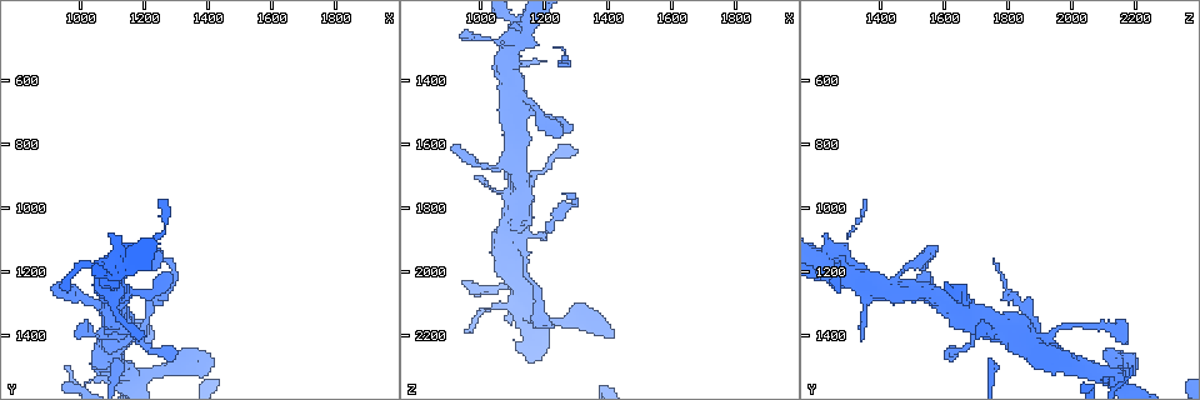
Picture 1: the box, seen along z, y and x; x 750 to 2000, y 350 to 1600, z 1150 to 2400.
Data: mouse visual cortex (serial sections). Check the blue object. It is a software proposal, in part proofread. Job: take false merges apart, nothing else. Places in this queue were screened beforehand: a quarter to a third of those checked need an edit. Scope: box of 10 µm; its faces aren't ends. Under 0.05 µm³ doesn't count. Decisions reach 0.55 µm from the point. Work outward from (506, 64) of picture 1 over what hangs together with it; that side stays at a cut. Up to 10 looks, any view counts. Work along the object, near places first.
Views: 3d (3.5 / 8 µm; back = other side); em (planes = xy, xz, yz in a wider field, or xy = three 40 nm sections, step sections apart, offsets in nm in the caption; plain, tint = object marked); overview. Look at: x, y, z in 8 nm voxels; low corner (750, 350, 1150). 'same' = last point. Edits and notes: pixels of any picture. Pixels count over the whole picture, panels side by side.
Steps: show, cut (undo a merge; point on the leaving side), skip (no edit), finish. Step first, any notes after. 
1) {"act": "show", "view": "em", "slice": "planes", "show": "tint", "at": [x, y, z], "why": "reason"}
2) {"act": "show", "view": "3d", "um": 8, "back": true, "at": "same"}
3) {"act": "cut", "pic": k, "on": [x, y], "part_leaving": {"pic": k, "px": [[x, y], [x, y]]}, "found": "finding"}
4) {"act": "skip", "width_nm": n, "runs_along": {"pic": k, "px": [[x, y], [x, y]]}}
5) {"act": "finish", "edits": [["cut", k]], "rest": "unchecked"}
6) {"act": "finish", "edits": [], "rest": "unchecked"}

{"act": "show", "view": "3d", "um": 8, "at": [1140, 1150, 1280], "why": "three-way junction"}

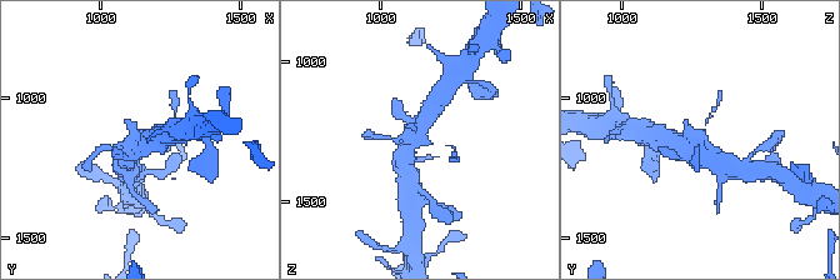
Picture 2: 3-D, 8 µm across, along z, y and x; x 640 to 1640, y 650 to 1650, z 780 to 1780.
{"act": "show", "view": "3d", "um": 3.5, "at": "same"}

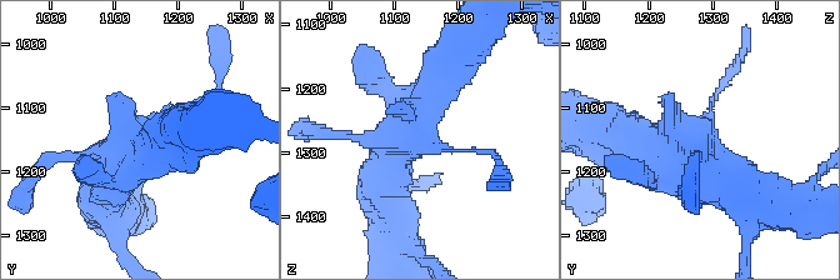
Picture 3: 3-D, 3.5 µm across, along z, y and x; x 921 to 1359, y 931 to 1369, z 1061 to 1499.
{"act": "skip", "runs_along": {"pic": 3, "px": [[103, 194], [145, 129], [206, 101]]}, "found": "one cell here"}

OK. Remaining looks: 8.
{"act": "show", "view": "3d", "um": 3.5, "at": [1010, 1280, 1680], "why": "a narrow waist"}

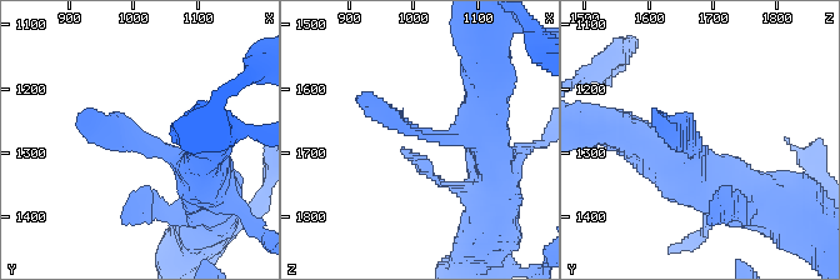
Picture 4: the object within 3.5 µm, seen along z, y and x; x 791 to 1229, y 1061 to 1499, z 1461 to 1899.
{"act": "show", "view": "em", "slice": "xy", "step": 3, "show": "tint", "at": [1015, 1280, 1670]}

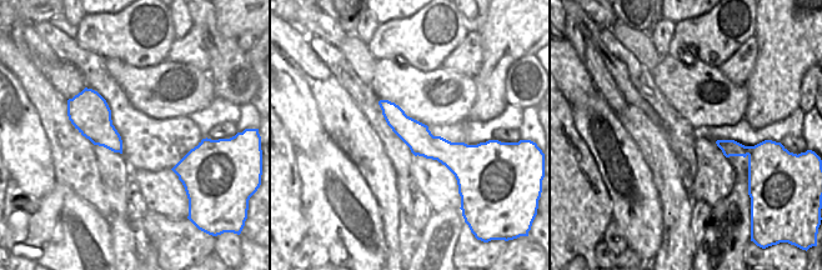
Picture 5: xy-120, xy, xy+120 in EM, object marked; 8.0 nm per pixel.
{"act": "show", "view": "em", "slice": "xy", "step": 1, "show": "tint", "at": "same"}

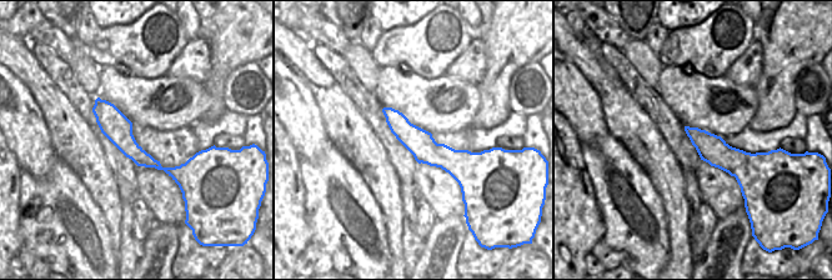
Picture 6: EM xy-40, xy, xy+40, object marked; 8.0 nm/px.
{"act": "skip", "width_nm": 220, "runs_along": {"pic": 6, "px": [[98, 103], [143, 159], [166, 170], [196, 159]]}, "found": "continuous, no second cell"}

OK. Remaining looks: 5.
{"act": "show", "view": "3d", "um": 3.5, "at": [1110, 1420, 1910], "why": "abrupt turn"}

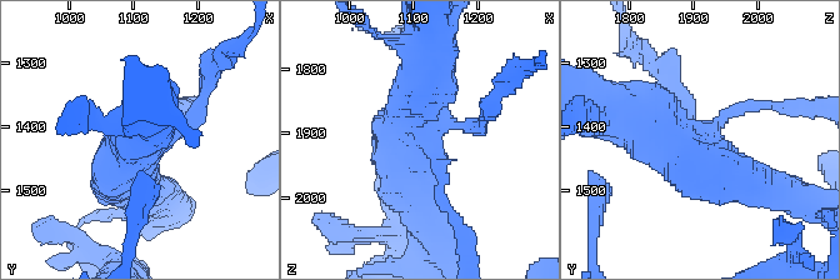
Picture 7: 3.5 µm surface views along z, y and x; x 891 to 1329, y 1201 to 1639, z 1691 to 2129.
{"act": "show", "view": "em", "slice": "xy", "step": 5, "show": "tint", "at": [1115, 1415, 1905]}

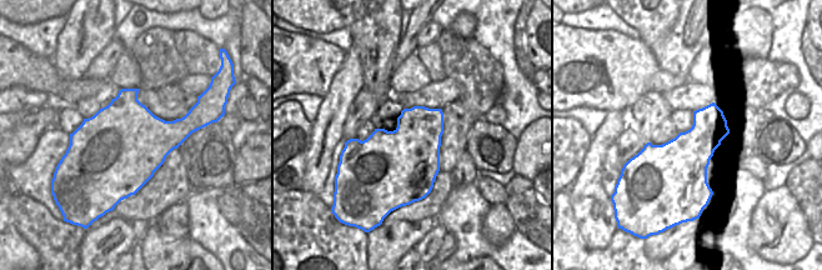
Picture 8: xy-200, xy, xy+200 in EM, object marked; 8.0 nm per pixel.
{"act": "skip", "runs_along": {"pic": 7, "px": [[624, 114], [691, 159], [761, 183]]}, "found": "continuous, no second cell"}

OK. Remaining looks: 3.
{"act": "show", "view": "3d", "um": 3.5, "at": [1170, 1530, 2130], "why": "four arms meet"}

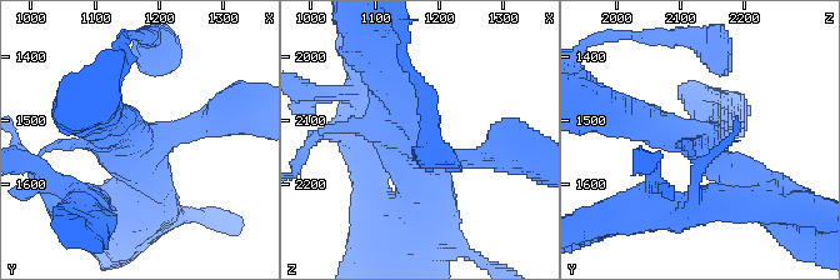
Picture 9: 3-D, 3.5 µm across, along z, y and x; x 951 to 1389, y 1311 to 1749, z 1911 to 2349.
{"act": "show", "view": "em", "slice": "xy", "step": 1, "show": "plain", "at": [1170, 1525, 2125], "why": "need the tissue"}

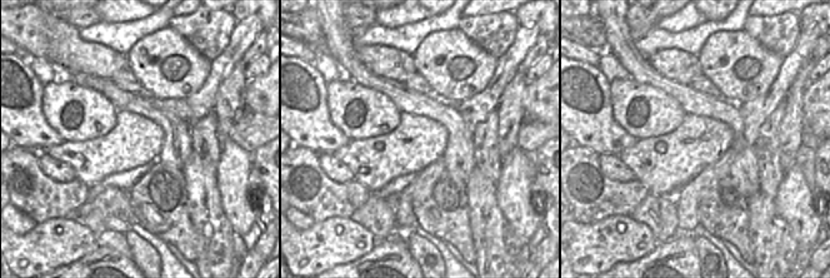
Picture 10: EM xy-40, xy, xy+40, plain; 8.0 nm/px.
{"act": "show", "view": "em", "slice": "xy", "step": 1, "show": "tint", "at": "same", "why": "where the object lies"}

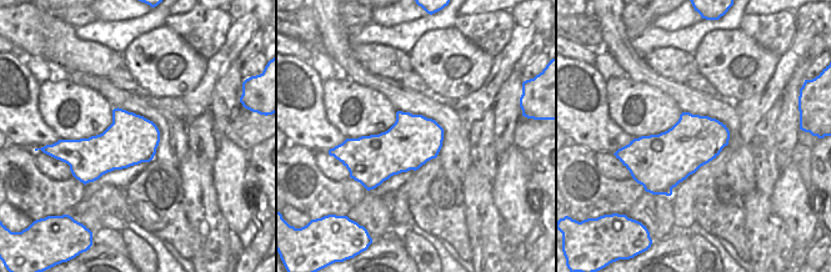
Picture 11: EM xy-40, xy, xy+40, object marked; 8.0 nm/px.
{"act": "skip", "width_nm": 420, "runs_along": {"pic": 9, "px": [[386, 70], [429, 148], [494, 154]]}, "found": "continuous, no second cell"}

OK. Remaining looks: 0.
{"act": "finish", "edits": [], "rest": "unchecked"}

